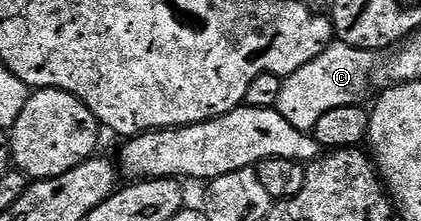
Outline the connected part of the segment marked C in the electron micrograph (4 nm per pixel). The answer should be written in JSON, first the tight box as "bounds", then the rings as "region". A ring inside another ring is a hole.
{"bounds":[277,40,379,132],"region":[[[337,40],[330,43],[316,60],[308,60],[304,68],[287,74],[282,79],[280,98],[277,109],[292,124],[292,128],[312,132],[316,128],[316,120],[324,116],[324,112],[332,112],[332,108],[344,108],[365,103],[366,93],[370,90],[370,77],[378,66],[379,55],[372,50],[352,48]]]}

